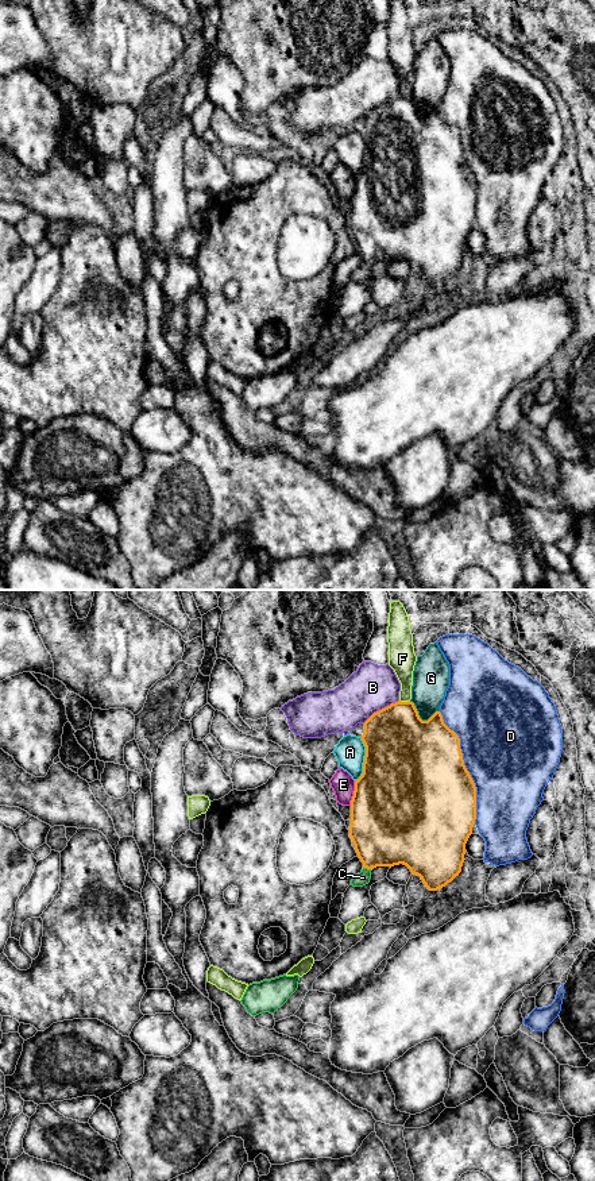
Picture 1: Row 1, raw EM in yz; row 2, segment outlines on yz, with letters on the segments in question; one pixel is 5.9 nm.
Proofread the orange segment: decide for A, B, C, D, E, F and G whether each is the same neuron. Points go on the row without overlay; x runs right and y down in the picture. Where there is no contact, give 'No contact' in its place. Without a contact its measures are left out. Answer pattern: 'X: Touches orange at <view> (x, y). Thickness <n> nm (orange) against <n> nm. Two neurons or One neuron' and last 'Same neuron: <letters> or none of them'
A: Touches orange at yz (364, 155). Thickness 500 nm (orange) against 180 nm. Two neurons
B: Touches orange at yz (382, 104). Thickness 420 nm (orange) against 280 nm. Two neurons
C: Touches orange at yz (367, 263). Thickness 420 nm (orange) against 80 nm. One neuron
D: Touches orange at yz (466, 163). Thickness 500 nm (orange) against 480 nm. Two neurons
E: Touches orange at yz (354, 188). Thickness 500 nm (orange) against 140 nm. Two neurons
F: Touches orange at yz (405, 97). Thickness 400 nm (orange) against 160 nm. Two neurons
G: Touches orange at yz (420, 114). Thickness 500 nm (orange) against 220 nm. Two neurons
Same neuron: C

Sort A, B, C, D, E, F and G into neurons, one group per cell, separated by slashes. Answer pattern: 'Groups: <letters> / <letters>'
Groups: A / B / C / D / E / F / G

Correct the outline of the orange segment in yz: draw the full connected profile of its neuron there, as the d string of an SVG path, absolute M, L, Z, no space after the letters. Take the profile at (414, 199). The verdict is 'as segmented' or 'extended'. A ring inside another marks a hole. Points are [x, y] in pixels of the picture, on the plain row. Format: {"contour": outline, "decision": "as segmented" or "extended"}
{"contour": "M398 96L374 108L364 117L362 136L366 151L363 169L355 175L349 232L363 265L351 275L351 281L368 279L371 266L376 262L403 259L412 270L421 273L429 286L445 282L461 267L465 239L476 215L476 182L464 161L459 131L444 119L440 107L422 116L413 97Z", "decision": "extended"}

